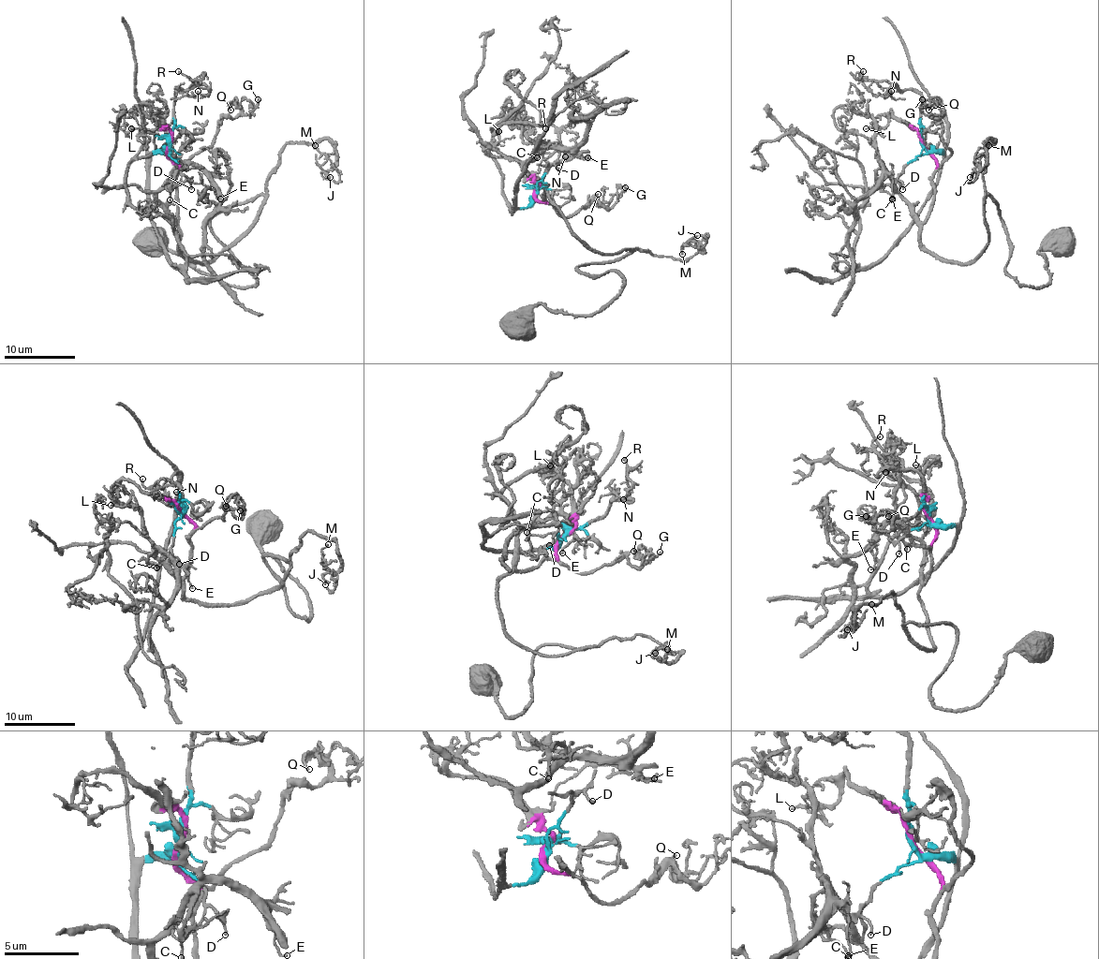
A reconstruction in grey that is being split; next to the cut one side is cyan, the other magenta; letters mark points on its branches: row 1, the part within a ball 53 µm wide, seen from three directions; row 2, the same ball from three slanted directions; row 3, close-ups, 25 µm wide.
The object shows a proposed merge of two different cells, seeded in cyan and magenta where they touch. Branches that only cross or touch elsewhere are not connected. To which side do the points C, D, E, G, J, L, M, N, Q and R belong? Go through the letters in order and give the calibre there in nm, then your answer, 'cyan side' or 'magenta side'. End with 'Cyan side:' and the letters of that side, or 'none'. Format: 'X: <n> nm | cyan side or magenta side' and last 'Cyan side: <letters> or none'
C: 140 nm | magenta side
D: 130 nm | cyan side
E: 140 nm | magenta side
G: 160 nm | magenta side
J: 220 nm | magenta side
L: 170 nm | magenta side
M: 70 nm | magenta side
N: 220 nm | cyan side
Q: 130 nm | magenta side
R: 150 nm | cyan side
Cyan side: D, N, R

